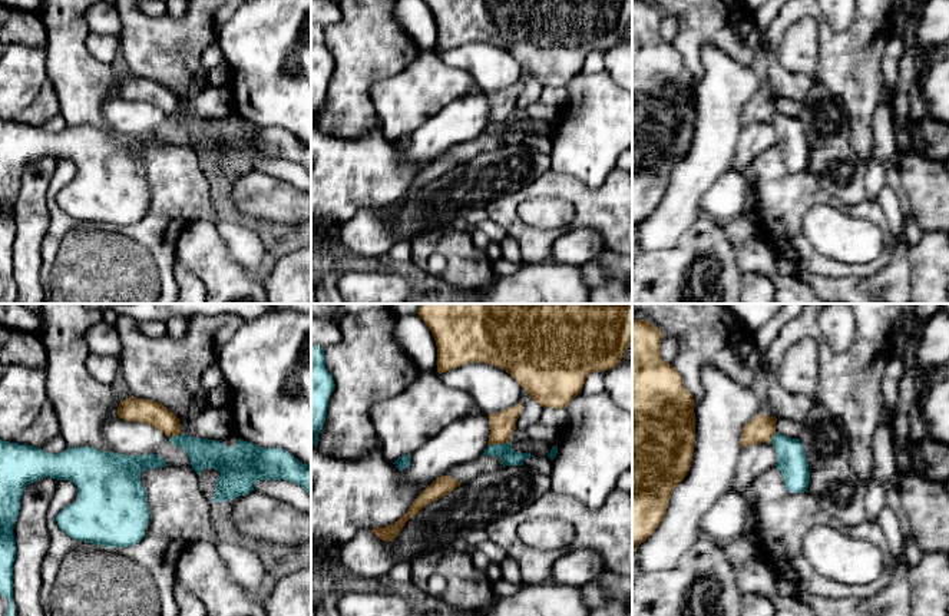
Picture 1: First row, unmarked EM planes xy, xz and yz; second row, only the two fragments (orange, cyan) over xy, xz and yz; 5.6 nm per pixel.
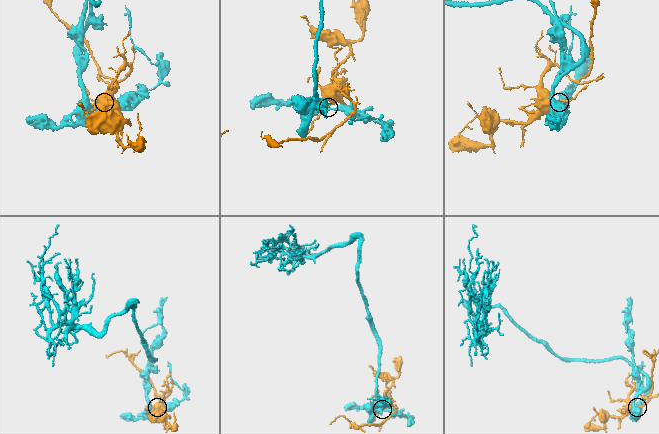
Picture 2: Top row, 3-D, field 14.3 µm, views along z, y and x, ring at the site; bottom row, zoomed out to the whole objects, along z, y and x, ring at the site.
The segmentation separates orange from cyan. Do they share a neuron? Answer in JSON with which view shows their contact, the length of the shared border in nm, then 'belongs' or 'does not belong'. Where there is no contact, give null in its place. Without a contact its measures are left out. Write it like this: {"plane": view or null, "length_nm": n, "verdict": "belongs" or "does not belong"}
{"plane": "xz", "length_nm": 110, "verdict": "does not belong"}

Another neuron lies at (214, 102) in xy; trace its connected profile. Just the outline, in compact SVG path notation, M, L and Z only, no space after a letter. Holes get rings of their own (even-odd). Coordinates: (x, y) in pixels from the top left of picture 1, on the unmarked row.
M208 85L198 95L181 99L181 110L195 117L219 119L234 113L234 97L229 86Z

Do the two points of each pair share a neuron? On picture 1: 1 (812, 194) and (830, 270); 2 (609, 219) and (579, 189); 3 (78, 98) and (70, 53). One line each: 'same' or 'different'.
1: same
2: same
3: same

